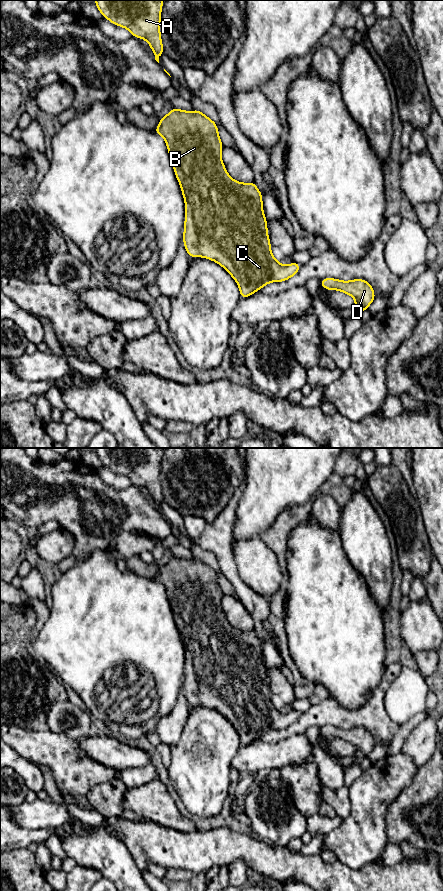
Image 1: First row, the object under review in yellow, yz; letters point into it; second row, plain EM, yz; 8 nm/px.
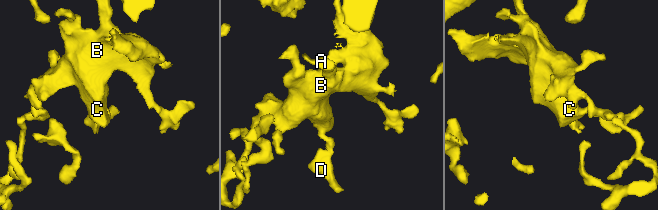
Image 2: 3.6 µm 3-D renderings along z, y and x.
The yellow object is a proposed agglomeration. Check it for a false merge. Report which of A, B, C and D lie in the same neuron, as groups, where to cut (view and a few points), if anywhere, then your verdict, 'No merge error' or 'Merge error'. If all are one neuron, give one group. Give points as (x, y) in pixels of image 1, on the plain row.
Groups: A B C D. No split. No merge error

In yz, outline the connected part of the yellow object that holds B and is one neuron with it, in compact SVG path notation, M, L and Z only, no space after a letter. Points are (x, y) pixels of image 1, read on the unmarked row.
M173 556L166 564L160 566L160 572L154 579L166 589L184 645L186 662L183 691L187 702L192 706L204 705L221 713L238 732L241 746L249 745L270 730L283 730L295 724L301 713L292 710L283 714L271 700L262 641L254 630L241 631L228 623L221 605L223 592L219 586L217 572L197 557L188 560Z

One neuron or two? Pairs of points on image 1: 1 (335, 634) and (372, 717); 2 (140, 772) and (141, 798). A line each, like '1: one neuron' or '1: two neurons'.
1: two neurons
2: two neurons

